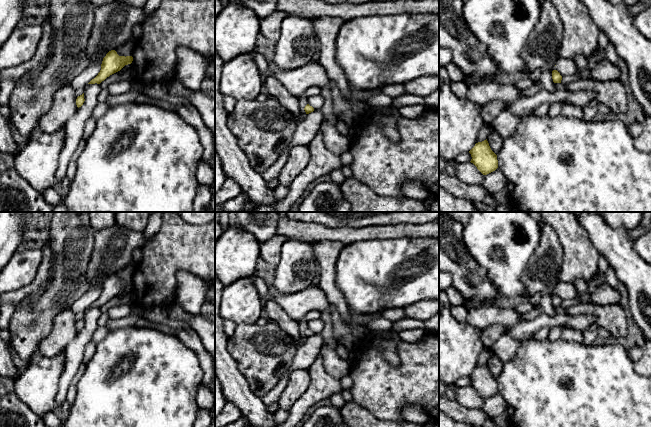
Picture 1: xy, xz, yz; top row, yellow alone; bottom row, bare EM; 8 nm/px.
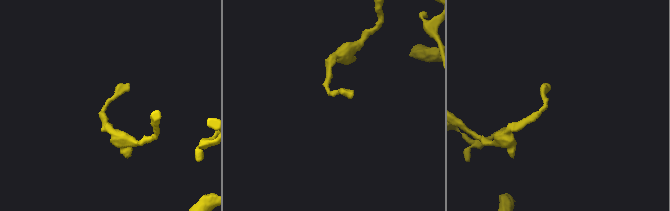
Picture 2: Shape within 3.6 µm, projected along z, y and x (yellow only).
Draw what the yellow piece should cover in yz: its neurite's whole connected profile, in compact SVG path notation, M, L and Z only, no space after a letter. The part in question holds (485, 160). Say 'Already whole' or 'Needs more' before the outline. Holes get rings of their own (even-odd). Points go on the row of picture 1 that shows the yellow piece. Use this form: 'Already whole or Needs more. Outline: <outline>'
Already whole. Outline: M486 140L478 142L469 151L471 154L471 163L483 174L487 175L498 168L497 155L491 150Z

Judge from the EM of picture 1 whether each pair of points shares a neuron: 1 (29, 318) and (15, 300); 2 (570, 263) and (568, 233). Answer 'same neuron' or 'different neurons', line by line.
1: different neurons
2: same neuron

